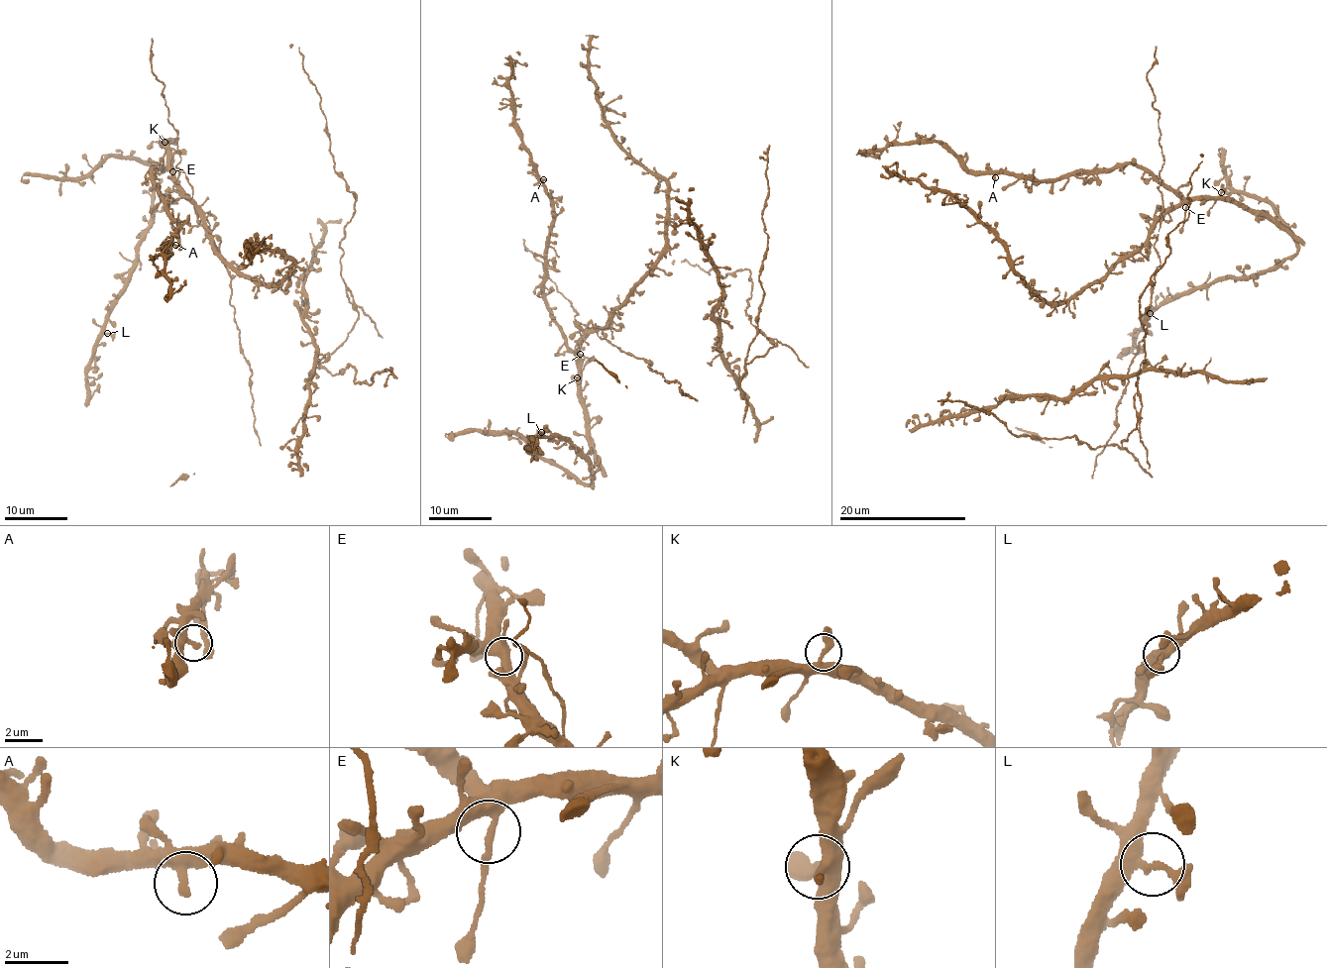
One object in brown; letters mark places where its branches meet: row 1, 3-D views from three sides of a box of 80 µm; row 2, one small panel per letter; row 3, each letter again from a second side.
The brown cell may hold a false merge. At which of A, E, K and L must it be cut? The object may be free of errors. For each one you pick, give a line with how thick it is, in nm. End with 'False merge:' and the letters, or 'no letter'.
E: calibre 300 nm
False merge: E

